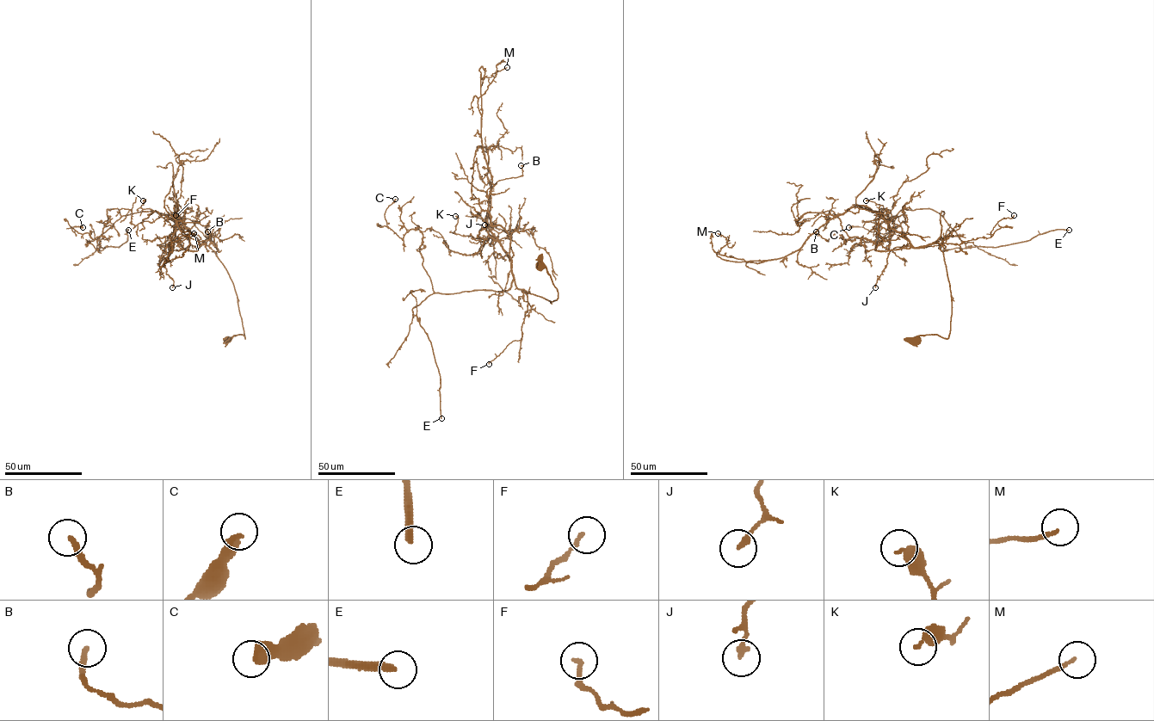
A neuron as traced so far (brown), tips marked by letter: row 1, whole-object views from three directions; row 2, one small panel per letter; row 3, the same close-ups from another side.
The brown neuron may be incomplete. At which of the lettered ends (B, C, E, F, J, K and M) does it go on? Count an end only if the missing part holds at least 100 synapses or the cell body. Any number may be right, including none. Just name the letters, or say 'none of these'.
E

